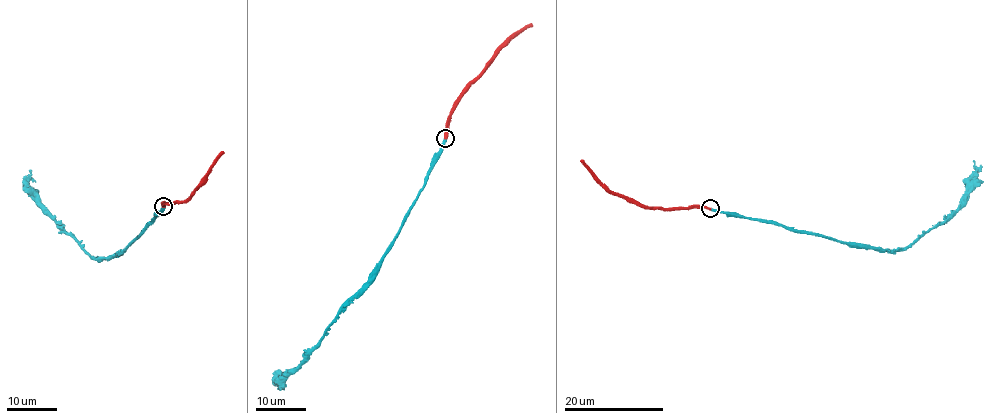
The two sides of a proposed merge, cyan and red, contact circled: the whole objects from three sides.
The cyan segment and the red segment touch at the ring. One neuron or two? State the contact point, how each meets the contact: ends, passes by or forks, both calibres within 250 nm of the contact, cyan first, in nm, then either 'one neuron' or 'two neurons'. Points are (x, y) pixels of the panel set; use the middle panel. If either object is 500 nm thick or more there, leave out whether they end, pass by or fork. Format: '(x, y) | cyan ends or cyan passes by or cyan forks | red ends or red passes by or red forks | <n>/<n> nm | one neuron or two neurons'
(445, 138) | cyan ends | red ends | 360/380 nm | one neuron

